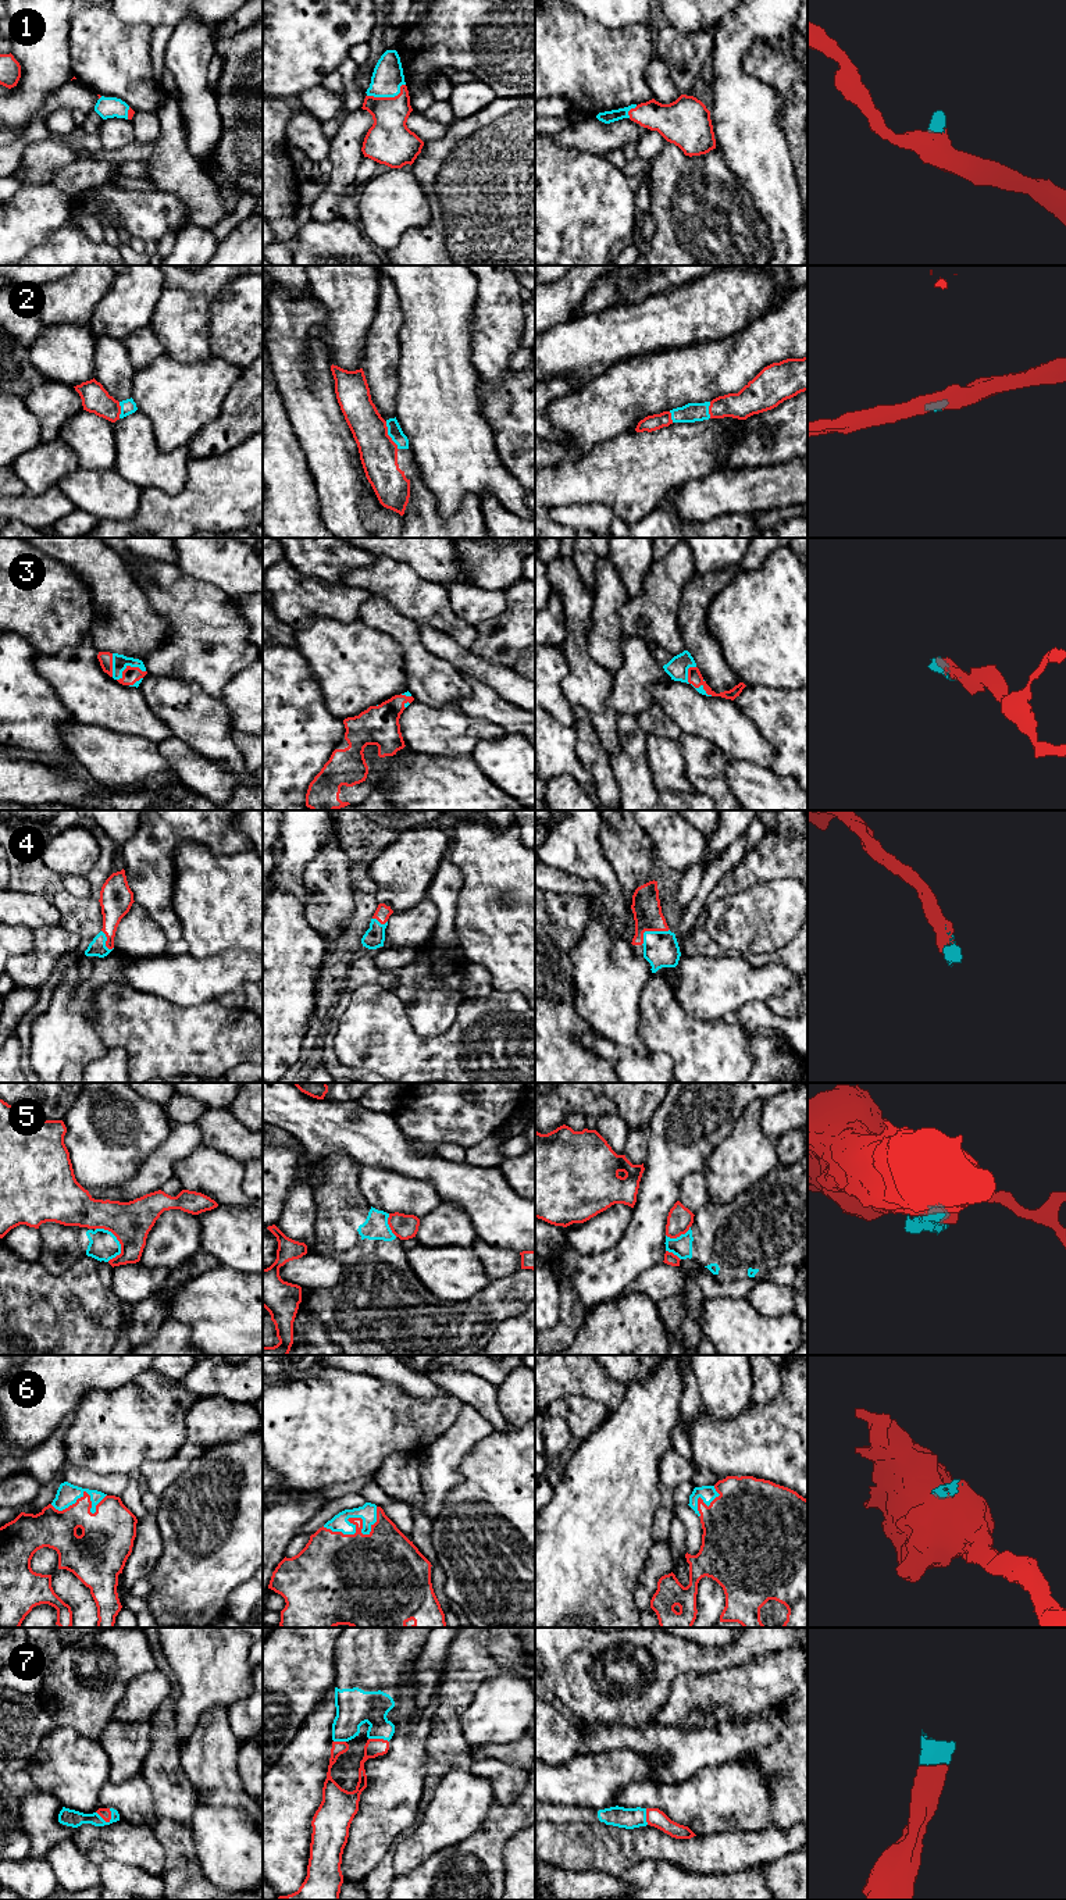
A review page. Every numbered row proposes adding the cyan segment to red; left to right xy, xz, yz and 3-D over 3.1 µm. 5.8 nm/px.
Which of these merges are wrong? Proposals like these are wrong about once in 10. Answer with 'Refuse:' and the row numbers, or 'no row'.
Refuse: 5

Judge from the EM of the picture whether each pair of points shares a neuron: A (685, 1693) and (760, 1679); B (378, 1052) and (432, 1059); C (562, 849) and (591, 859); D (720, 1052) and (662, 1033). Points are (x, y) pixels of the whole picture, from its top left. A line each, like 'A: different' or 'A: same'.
A: same
B: same
C: same
D: same

